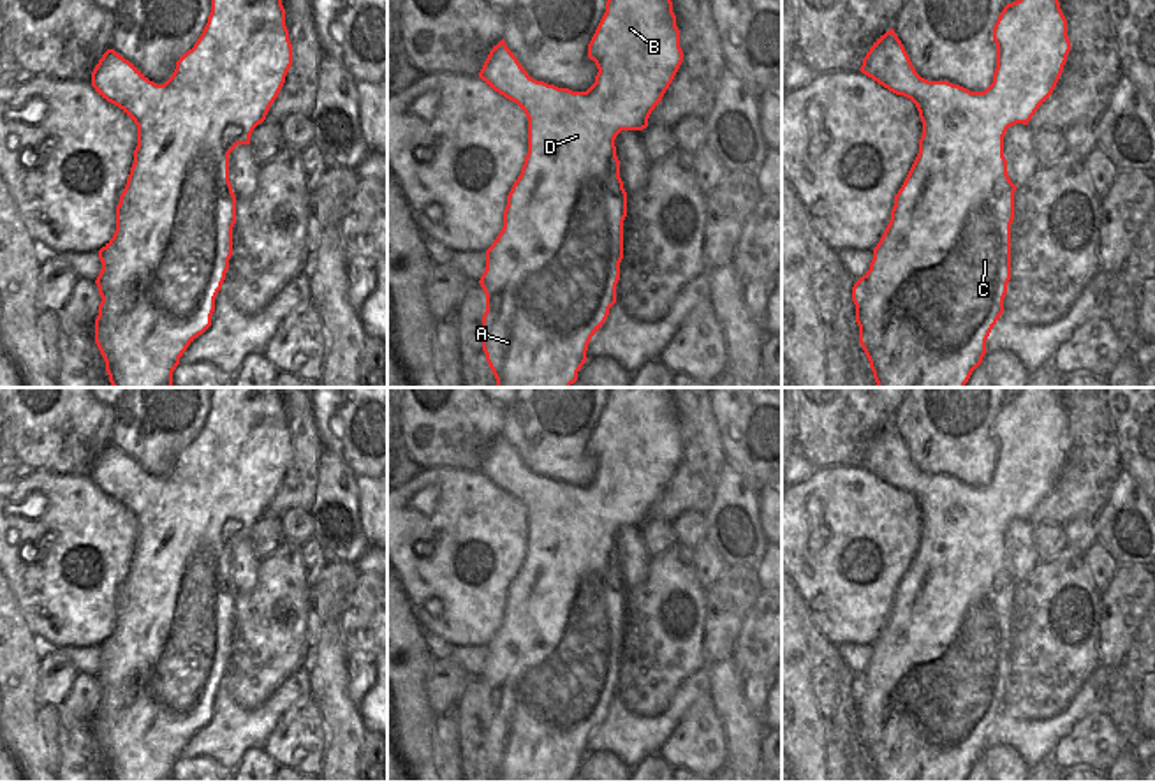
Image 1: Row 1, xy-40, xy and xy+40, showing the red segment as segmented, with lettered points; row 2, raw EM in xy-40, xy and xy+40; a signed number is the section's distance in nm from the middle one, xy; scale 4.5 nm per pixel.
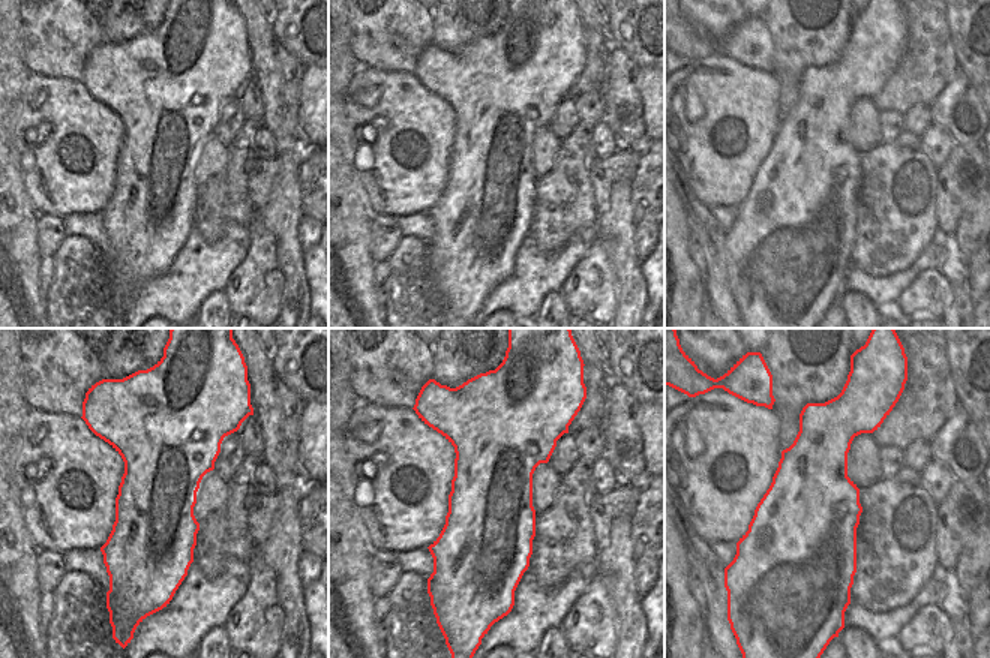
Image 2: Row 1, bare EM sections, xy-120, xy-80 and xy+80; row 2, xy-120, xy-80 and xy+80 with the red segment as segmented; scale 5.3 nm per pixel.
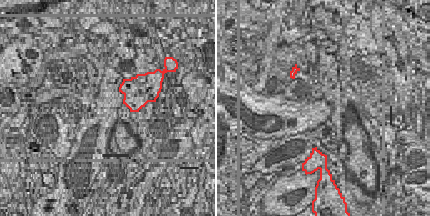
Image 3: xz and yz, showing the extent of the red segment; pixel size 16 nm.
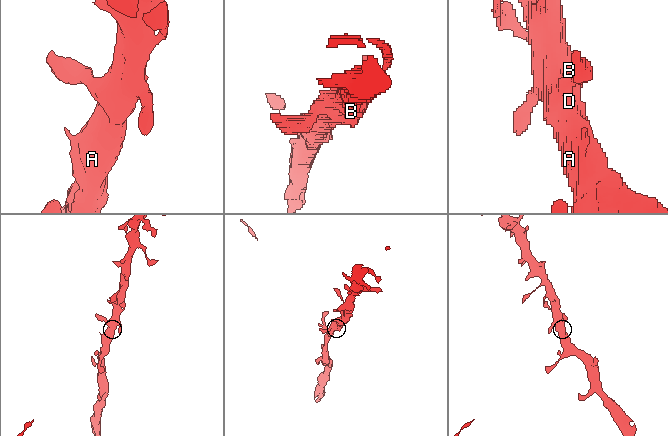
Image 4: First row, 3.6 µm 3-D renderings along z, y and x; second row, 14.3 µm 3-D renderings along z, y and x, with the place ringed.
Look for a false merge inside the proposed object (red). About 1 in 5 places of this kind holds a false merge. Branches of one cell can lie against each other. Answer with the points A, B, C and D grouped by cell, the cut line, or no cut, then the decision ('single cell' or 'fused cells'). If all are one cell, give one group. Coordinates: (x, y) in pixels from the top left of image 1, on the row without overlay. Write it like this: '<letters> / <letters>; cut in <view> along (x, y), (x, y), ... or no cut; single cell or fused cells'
A B C D; no cut; single cell

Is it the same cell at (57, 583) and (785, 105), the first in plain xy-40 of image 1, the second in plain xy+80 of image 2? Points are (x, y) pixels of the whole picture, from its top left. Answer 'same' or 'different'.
different

